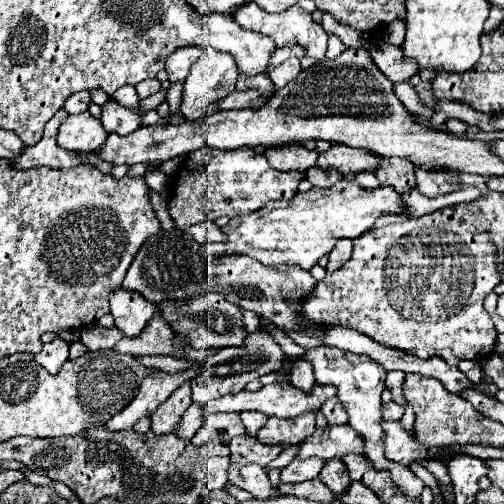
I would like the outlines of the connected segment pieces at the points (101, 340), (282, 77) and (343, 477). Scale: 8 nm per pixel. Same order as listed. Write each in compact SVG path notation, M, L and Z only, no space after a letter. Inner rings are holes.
M91 325L83 329L81 333L81 343L89 351L99 351L99 349L111 349L119 339L123 339L123 333L117 327L101 327L101 325Z
M291 57L291 59L287 59L285 63L281 63L281 65L273 67L267 75L269 75L269 77L271 77L271 81L275 83L275 87L277 87L277 89L281 89L281 87L283 87L283 85L287 85L289 81L293 81L293 79L299 75L299 71L301 71L299 59L297 59L297 57Z
M339 459L327 461L325 467L319 473L319 479L335 493L335 497L341 497L349 489L349 485L351 485L349 473L347 473L345 465L341 465Z

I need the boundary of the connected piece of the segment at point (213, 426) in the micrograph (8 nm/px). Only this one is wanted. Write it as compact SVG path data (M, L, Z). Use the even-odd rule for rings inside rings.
M219 413L219 415L209 417L191 441L195 445L203 445L205 441L211 441L211 439L219 439L221 443L225 443L243 433L245 433L245 427L237 413Z

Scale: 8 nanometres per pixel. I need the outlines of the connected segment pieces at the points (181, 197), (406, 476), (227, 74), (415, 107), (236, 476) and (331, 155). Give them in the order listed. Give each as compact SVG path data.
M201 147L199 151L189 153L179 171L171 177L171 199L169 215L175 229L187 229L191 225L203 223L207 219L215 221L219 217L237 217L253 213L265 207L269 201L289 201L297 193L299 181L305 179L305 173L299 171L277 171L273 169L265 155L255 153L253 147L221 151L213 147Z
M315 347L315 349L307 349L305 359L313 365L315 371L315 381L317 383L329 383L337 387L337 397L341 399L341 403L345 405L345 411L349 413L349 425L361 433L361 437L365 437L365 457L369 457L369 461L373 461L373 465L377 469L385 469L391 473L393 483L397 483L397 487L405 493L405 495L415 495L419 497L423 491L423 481L413 475L409 469L401 469L401 465L393 465L393 461L385 461L383 455L383 439L385 433L381 429L381 391L385 389L385 377L387 371L381 369L381 365L377 365L377 361L365 357L365 355L357 355L357 353L349 353L337 347Z
M205 49L201 59L197 61L197 65L193 65L185 85L183 85L183 101L181 101L181 117L187 121L187 123L193 123L193 121L199 121L207 115L207 109L225 99L231 91L235 91L235 83L237 83L237 65L233 61L233 57L225 55L225 53L217 53L215 49Z
M401 83L401 85L395 85L395 93L397 97L401 99L401 103L407 107L407 111L411 115L419 115L419 117L424 117L430 119L434 112L431 111L429 107L425 107L415 91L415 87L411 83Z
M249 463L249 465L241 465L237 469L237 465L229 465L229 485L245 489L249 493L253 493L257 499L269 499L269 497L279 497L277 489L271 487L267 473L263 471L261 465L257 463Z
M333 143L329 151L321 153L317 159L319 167L337 167L341 173L361 173L375 171L379 157L367 149L353 149L341 143Z

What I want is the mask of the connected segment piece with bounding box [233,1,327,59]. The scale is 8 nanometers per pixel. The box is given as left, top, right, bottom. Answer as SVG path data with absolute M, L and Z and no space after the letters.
M247 3L243 7L239 7L235 11L235 21L239 25L243 25L245 29L251 29L251 31L257 31L261 35L267 35L271 37L273 41L277 41L279 47L285 47L285 45L291 45L291 43L299 43L303 47L307 47L307 55L315 57L315 59L325 59L325 51L327 51L327 33L323 31L321 25L313 23L311 19L311 13L307 13L305 9L301 9L299 5L293 5L289 7L287 11L283 13L277 13L277 15L269 15L265 13L257 3Z

